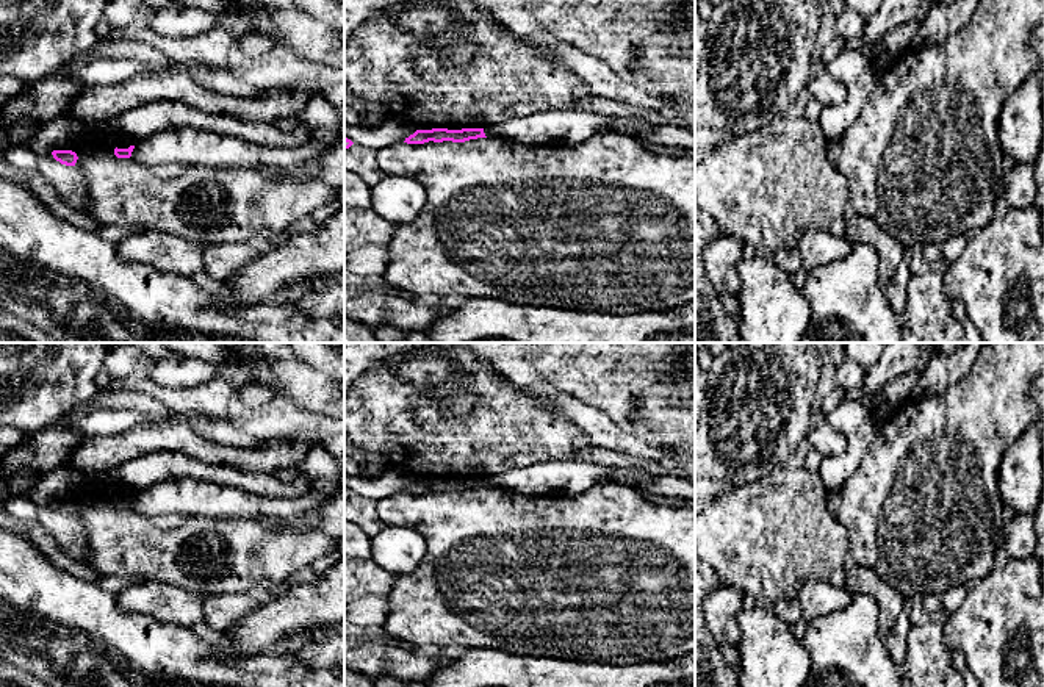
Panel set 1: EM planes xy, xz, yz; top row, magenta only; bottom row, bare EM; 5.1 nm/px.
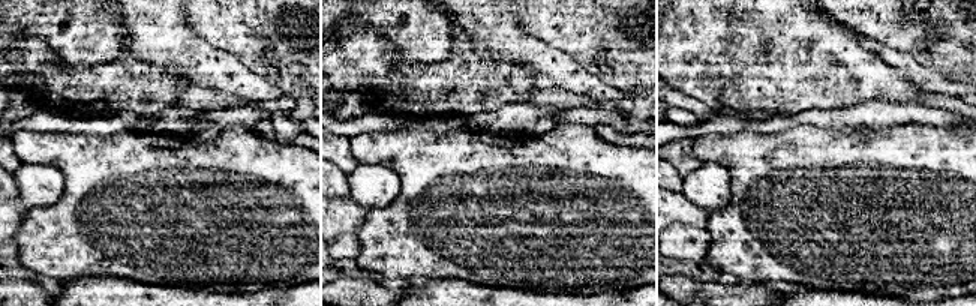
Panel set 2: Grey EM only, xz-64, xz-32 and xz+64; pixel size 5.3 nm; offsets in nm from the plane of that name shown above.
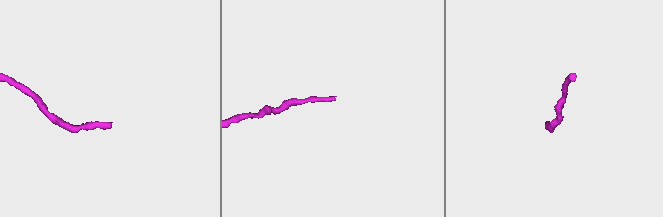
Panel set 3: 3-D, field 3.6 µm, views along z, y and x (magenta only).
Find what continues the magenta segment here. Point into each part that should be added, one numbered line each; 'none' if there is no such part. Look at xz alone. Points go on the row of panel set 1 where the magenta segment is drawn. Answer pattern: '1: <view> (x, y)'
1: xz (567, 125)

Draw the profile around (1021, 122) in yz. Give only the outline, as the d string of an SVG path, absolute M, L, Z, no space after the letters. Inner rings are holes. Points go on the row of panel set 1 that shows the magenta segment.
M1038 72L1030 74L1003 103L997 135L1003 155L1019 164L1035 164L1044 138L1044 97Z

